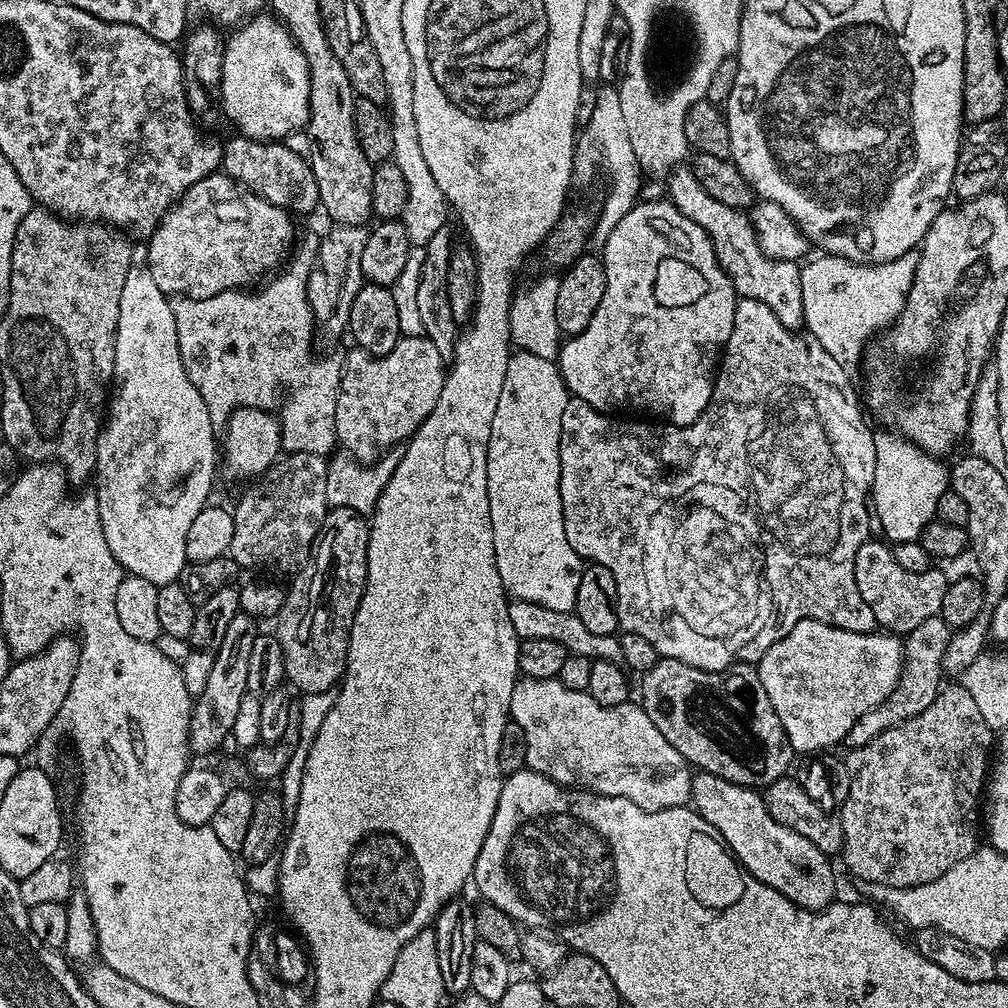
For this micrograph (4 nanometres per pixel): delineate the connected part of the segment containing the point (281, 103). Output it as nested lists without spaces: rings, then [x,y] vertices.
[[[256,14],[245,19],[235,29],[231,37],[227,37],[222,58],[222,82],[220,83],[219,107],[224,108],[224,116],[233,124],[235,131],[251,140],[267,140],[280,142],[291,132],[296,132],[308,123],[310,110],[310,66],[306,54],[296,45],[287,28],[275,15]]]

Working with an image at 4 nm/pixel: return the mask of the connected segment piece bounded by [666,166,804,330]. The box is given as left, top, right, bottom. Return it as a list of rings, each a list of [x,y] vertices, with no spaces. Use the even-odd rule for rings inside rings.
[[[677,166],[667,173],[667,199],[679,211],[696,222],[702,230],[708,232],[712,239],[714,254],[722,266],[722,270],[730,278],[737,297],[745,300],[757,300],[762,306],[770,306],[774,310],[774,318],[782,322],[782,326],[793,330],[799,329],[804,323],[802,308],[801,265],[795,260],[775,260],[764,255],[762,246],[752,228],[752,221],[747,211],[731,208],[718,198],[706,194],[702,182],[692,173],[691,167]]]

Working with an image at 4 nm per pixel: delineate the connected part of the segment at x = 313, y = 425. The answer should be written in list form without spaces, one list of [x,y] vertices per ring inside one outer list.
[[[308,244],[299,248],[300,245],[295,249],[287,267],[273,275],[267,281],[268,288],[261,292],[233,290],[197,300],[189,296],[177,296],[172,300],[172,309],[174,322],[178,326],[178,350],[182,354],[182,366],[190,382],[198,386],[202,402],[206,402],[206,410],[210,410],[213,428],[223,429],[235,408],[272,410],[284,396],[284,405],[278,411],[282,425],[283,451],[309,452],[328,458],[338,448],[334,430],[334,406],[340,385],[342,360],[339,355],[312,356],[314,321],[308,301],[308,273],[314,264],[314,248]]]

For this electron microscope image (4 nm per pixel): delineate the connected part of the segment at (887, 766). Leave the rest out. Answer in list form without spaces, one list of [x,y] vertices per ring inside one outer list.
[[[952,682],[949,688],[948,685],[941,687],[940,693],[934,698],[934,702],[930,702],[930,706],[926,706],[926,710],[922,710],[922,714],[878,734],[878,738],[866,742],[864,746],[851,749],[847,753],[849,756],[846,756],[848,773],[850,774],[850,790],[842,801],[841,808],[844,809],[838,813],[838,819],[844,831],[842,849],[844,864],[857,876],[856,880],[866,883],[884,883],[892,888],[922,886],[924,883],[942,877],[942,874],[945,874],[952,866],[957,865],[964,858],[969,858],[970,854],[974,854],[978,847],[976,819],[979,816],[981,819],[982,816],[982,793],[985,791],[986,777],[990,772],[990,753],[993,748],[994,730],[990,726],[986,726],[986,718],[982,718],[982,713],[978,711],[978,706],[970,695],[970,690],[966,690],[963,683]]]

